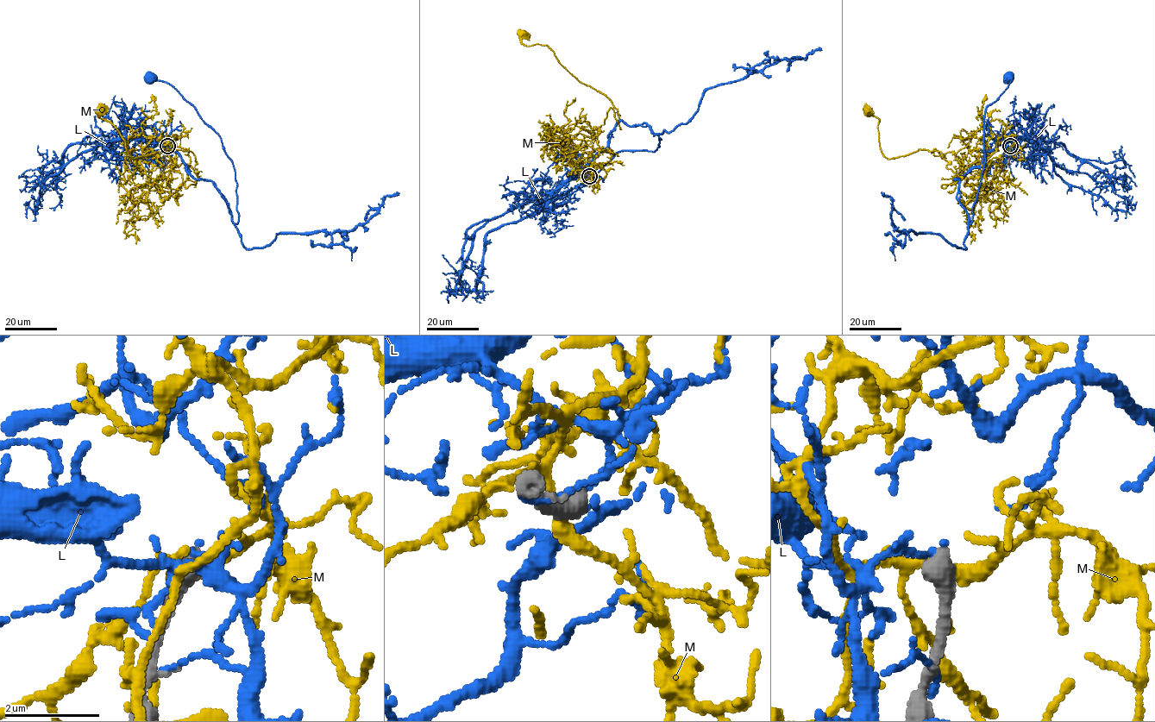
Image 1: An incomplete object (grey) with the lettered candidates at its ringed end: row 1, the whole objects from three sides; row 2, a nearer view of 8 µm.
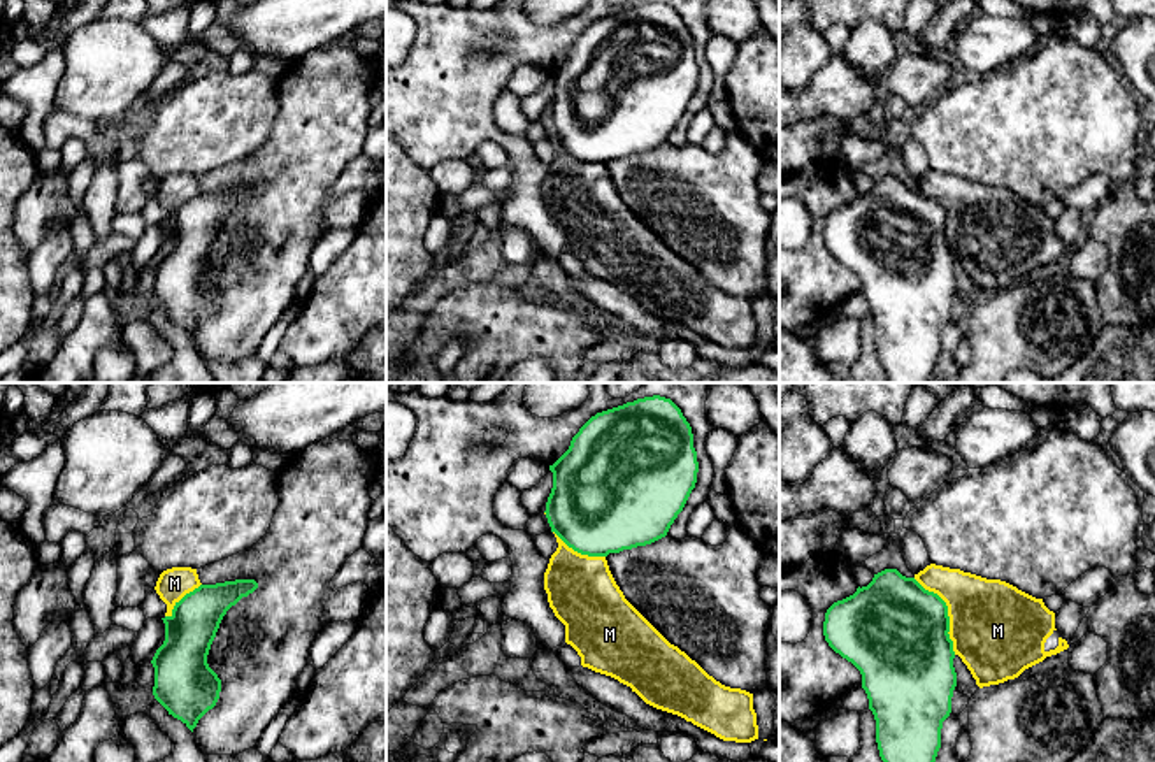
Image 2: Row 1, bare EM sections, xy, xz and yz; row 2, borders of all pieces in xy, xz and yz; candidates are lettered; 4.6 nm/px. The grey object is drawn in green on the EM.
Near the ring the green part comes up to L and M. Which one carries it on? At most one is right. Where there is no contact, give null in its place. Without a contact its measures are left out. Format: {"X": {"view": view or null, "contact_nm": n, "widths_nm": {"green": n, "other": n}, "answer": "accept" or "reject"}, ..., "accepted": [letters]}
{"L": {"view": null, "answer": "reject"}, "M": {"view": "yz", "contact_nm": 400, "widths_nm": {"green": 480, "other": 420}, "answer": "reject"}, "accepted": []}

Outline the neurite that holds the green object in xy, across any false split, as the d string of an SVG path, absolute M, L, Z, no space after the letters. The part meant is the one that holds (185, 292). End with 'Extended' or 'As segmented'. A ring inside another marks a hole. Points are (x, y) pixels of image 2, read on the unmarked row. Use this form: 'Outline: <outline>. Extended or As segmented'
Outline: M235 186L216 191L200 191L176 209L172 221L161 225L165 230L165 248L156 256L151 270L154 274L154 306L181 327L191 339L198 327L216 313L221 298L221 286L209 274L207 262L226 218L242 204L258 195L255 186Z. As segmented

